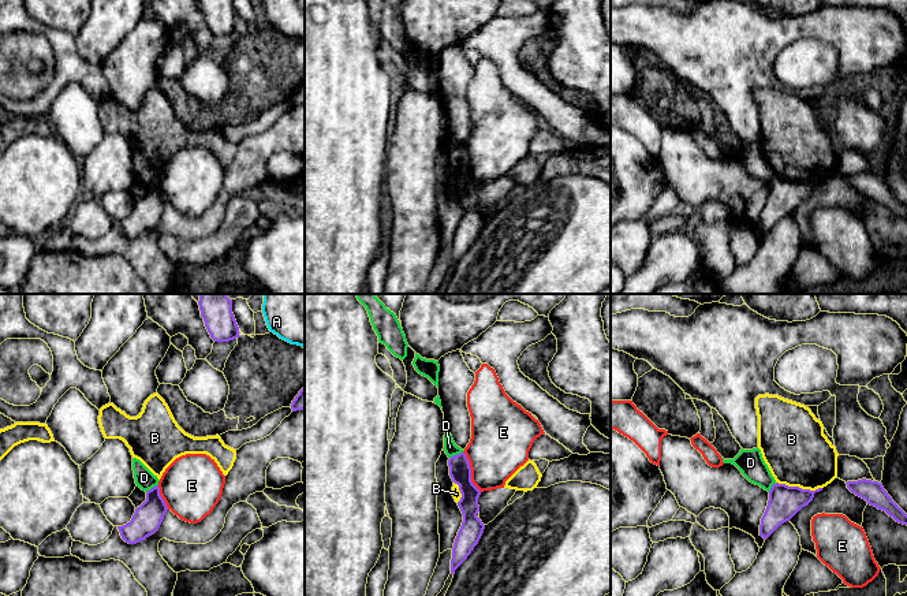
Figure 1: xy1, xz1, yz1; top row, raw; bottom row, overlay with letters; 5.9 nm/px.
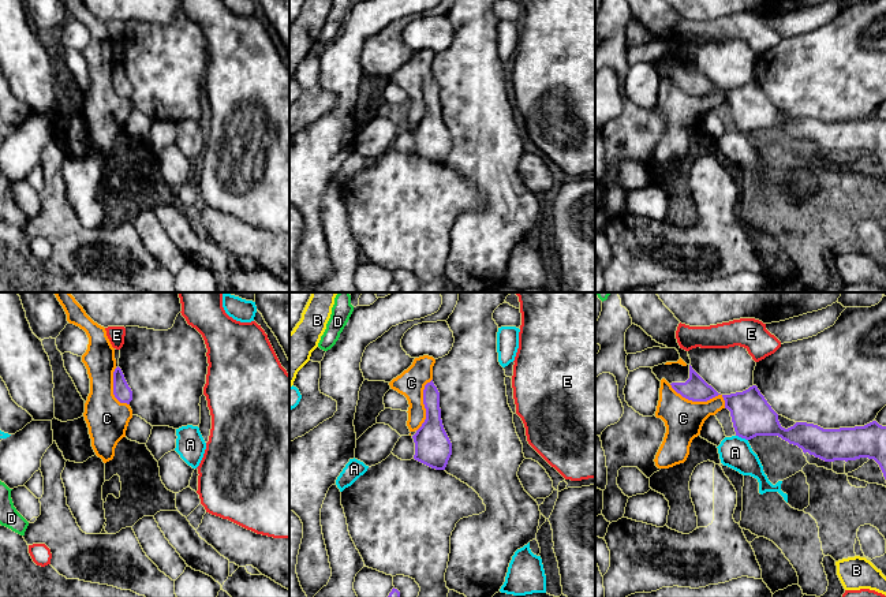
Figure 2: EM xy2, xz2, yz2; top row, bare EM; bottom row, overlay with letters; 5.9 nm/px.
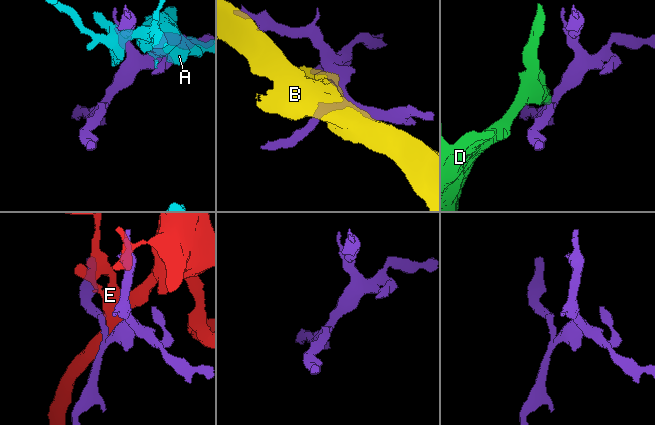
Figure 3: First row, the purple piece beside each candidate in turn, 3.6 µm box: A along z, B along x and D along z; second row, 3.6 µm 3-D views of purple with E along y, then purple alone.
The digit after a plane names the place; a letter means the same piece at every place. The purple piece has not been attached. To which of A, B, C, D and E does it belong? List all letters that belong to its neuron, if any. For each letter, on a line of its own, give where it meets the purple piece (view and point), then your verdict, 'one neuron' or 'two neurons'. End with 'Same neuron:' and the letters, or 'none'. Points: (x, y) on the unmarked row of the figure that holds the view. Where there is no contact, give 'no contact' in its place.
A: contact yz2 (741, 131); two neurons
B: contact yz1 (798, 181); two neurons
C: contact yz2 (701, 94); two neurons
D: contact xz1 (455, 149); two neurons
E: contact xz1 (470, 166); two neurons
Same neuron: none

